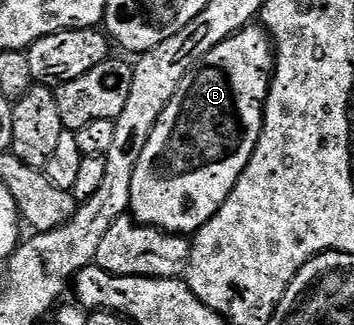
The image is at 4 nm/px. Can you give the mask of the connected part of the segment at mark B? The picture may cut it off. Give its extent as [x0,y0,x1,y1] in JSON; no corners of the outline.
[129,24,275,236]

